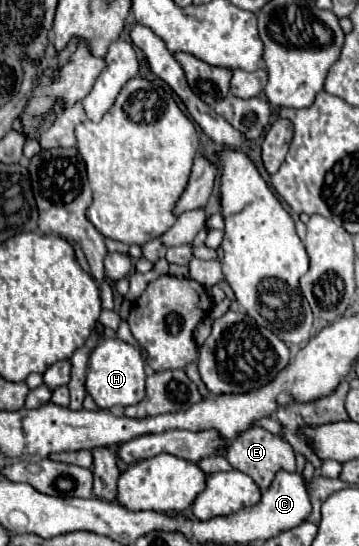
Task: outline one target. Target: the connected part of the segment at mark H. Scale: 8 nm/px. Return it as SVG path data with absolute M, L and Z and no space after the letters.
M118 337L114 339L102 339L90 353L88 359L88 373L86 373L86 391L98 405L98 409L110 409L116 405L128 407L136 405L138 401L144 399L144 383L146 383L146 373L144 373L144 359L140 351Z

